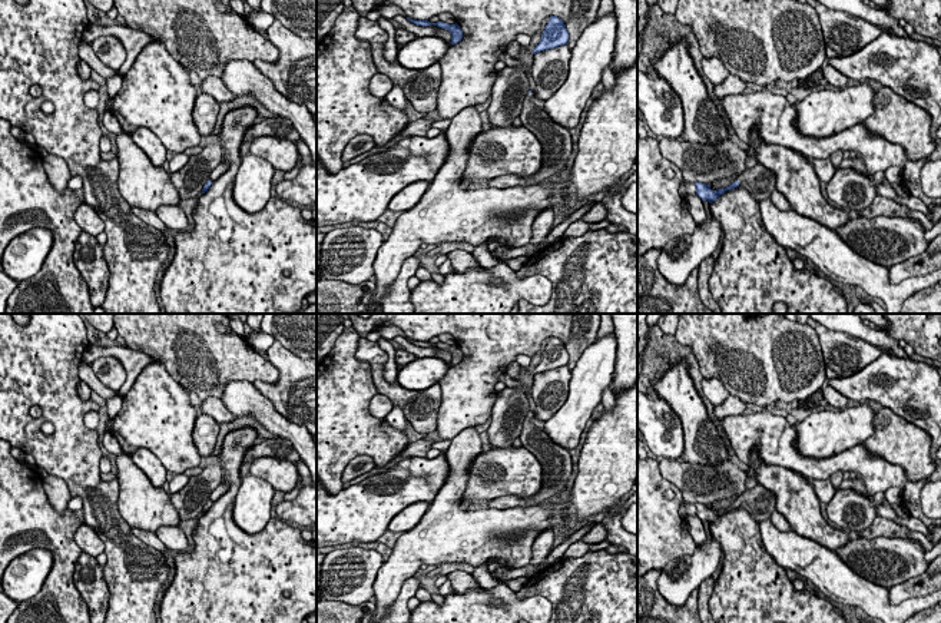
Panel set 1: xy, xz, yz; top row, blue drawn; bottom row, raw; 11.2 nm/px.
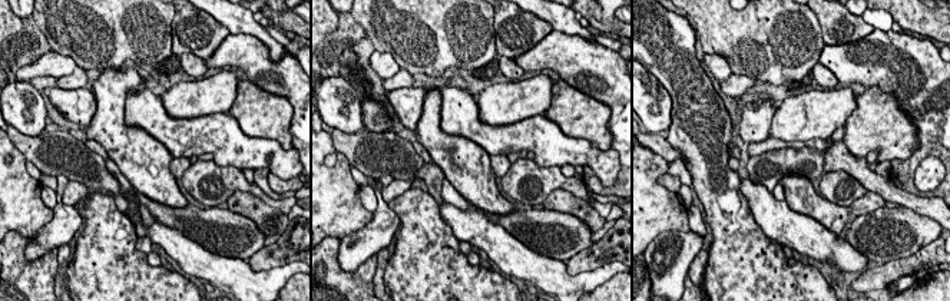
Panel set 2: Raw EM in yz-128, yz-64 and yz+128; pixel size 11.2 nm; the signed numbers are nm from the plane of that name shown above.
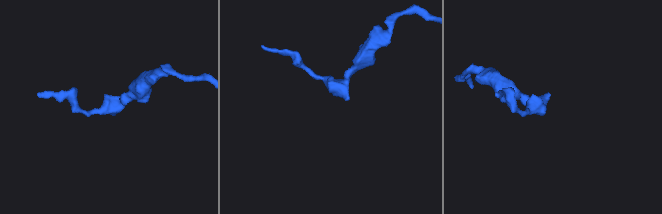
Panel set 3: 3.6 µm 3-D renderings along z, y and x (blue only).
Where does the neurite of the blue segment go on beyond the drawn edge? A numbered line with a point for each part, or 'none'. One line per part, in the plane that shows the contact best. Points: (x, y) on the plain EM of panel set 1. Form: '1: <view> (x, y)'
1: yz (762, 501)

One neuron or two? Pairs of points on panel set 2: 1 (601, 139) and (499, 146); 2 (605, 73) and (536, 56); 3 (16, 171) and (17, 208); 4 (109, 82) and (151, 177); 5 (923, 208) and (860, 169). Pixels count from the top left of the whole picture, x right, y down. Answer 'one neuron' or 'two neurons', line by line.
1: two neurons
2: one neuron
3: one neuron
4: one neuron
5: one neuron

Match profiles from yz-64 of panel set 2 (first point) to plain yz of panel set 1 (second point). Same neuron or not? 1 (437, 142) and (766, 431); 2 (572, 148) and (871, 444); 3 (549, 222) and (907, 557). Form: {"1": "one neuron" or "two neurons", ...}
{"1": "two neurons", "2": "two neurons", "3": "one neuron"}

